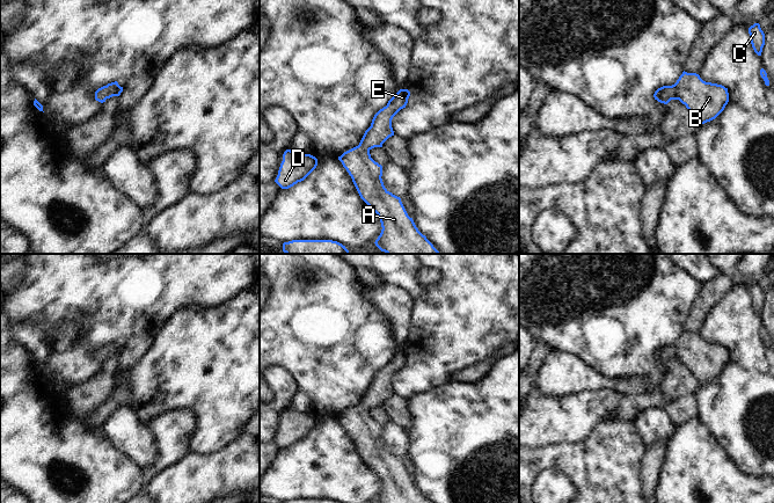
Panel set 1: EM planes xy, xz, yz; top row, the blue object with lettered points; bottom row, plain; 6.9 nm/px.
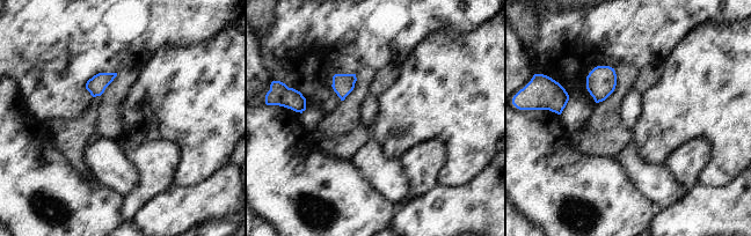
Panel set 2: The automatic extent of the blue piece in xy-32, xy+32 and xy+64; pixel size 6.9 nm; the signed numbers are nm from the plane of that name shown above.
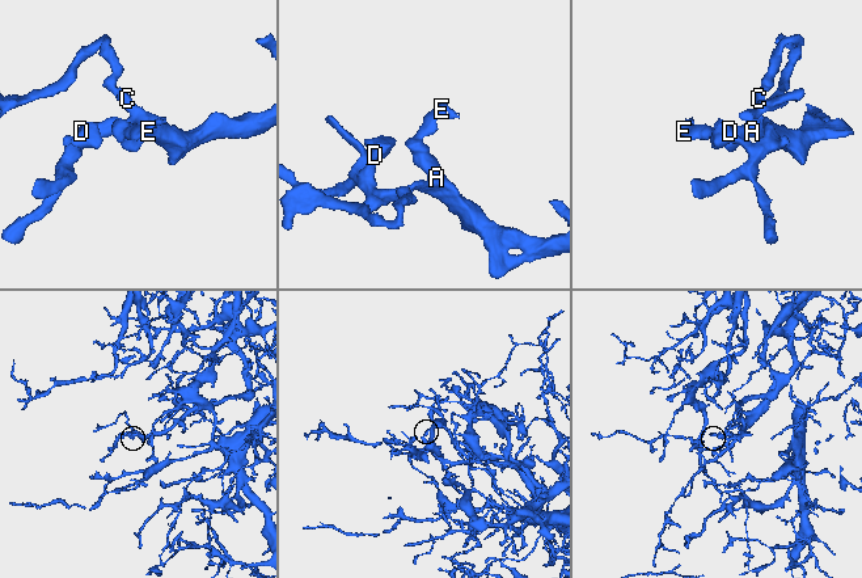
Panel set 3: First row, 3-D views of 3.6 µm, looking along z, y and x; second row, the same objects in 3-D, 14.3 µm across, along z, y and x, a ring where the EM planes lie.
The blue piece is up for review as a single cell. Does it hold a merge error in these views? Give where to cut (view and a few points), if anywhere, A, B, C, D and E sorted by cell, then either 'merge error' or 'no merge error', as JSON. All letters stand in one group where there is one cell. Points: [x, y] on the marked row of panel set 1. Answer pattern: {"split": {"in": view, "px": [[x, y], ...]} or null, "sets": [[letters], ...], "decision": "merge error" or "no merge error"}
{"split": null, "sets": [["A", "B", "C", "D", "E"]], "decision": "no merge error"}

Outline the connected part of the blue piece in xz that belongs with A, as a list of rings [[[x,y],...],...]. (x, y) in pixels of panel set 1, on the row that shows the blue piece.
[[[400,89],[373,117],[371,126],[365,131],[358,146],[344,152],[338,160],[346,169],[360,198],[378,214],[381,223],[381,233],[375,240],[375,246],[386,254],[440,254],[433,245],[416,227],[401,202],[401,198],[389,192],[382,182],[382,166],[375,162],[370,154],[374,147],[382,147],[382,144],[392,136],[393,117],[408,103],[410,92]]]

